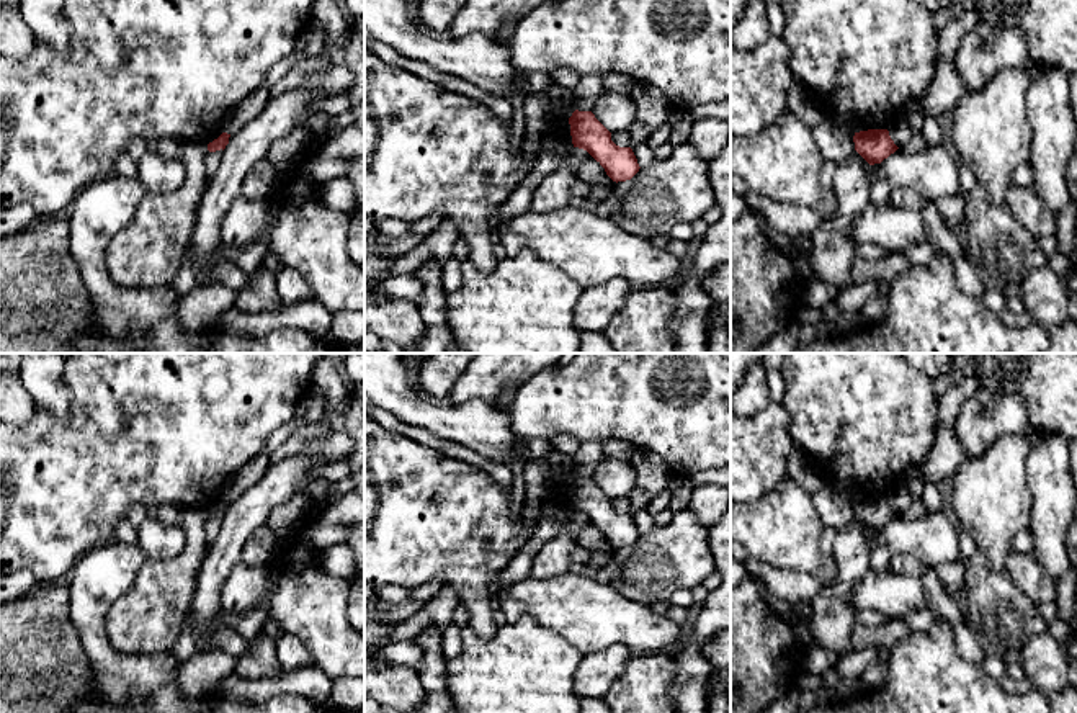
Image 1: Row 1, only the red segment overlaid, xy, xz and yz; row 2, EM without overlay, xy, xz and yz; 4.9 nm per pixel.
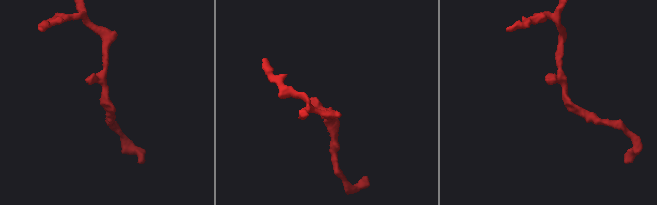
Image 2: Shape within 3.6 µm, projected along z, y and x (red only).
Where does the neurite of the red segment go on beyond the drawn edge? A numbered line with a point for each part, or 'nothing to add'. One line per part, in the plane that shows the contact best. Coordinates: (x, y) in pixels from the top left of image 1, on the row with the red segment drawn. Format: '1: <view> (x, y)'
nothing to add

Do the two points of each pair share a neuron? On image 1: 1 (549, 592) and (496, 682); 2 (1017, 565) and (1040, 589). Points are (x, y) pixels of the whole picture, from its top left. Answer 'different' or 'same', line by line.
1: different
2: same

